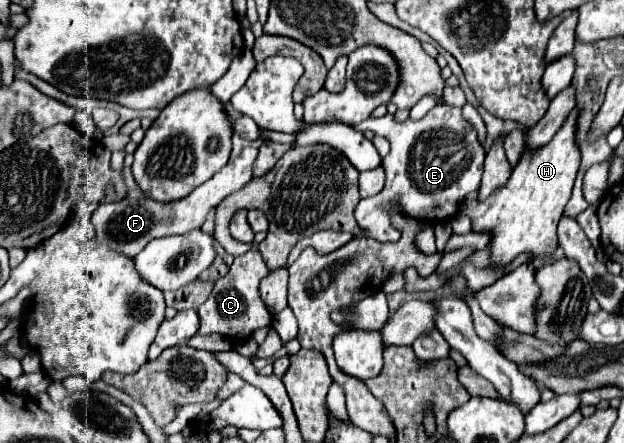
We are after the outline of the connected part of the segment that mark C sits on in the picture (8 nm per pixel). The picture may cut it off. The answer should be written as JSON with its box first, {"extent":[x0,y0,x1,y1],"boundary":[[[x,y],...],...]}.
{"extent":[197,249,273,341],"boundary":[[[249,249],[245,255],[235,257],[229,273],[225,277],[217,279],[209,299],[197,309],[197,313],[199,313],[199,335],[221,333],[227,339],[245,341],[251,337],[251,333],[255,329],[271,325],[273,315],[267,311],[267,307],[259,295],[259,283],[267,275],[269,275],[269,269],[263,263],[263,257],[257,249]]]}

